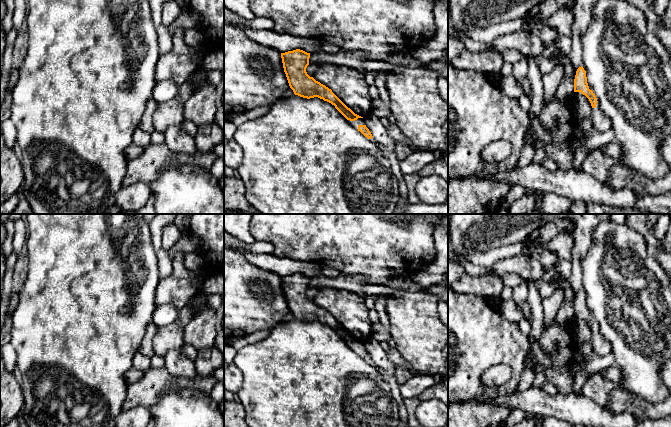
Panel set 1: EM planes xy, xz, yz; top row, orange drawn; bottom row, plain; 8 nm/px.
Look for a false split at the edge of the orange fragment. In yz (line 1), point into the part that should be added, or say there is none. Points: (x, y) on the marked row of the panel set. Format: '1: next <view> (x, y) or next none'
1: next none

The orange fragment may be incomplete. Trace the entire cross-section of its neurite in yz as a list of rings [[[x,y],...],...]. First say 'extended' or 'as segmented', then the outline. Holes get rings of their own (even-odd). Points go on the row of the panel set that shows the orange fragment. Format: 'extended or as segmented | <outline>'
as segmented | [[[581,66],[577,69],[575,79],[574,79],[574,92],[581,92],[585,95],[590,103],[592,108],[596,107],[597,98],[592,90],[589,89],[586,77],[586,71]]]

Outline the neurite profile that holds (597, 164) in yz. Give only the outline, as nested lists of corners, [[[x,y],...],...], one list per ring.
[[[603,148],[590,151],[585,157],[580,170],[592,176],[601,183],[605,183],[616,161],[603,152]]]

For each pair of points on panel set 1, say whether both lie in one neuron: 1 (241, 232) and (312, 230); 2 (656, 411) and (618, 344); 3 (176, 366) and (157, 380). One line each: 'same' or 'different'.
1: different
2: different
3: different

